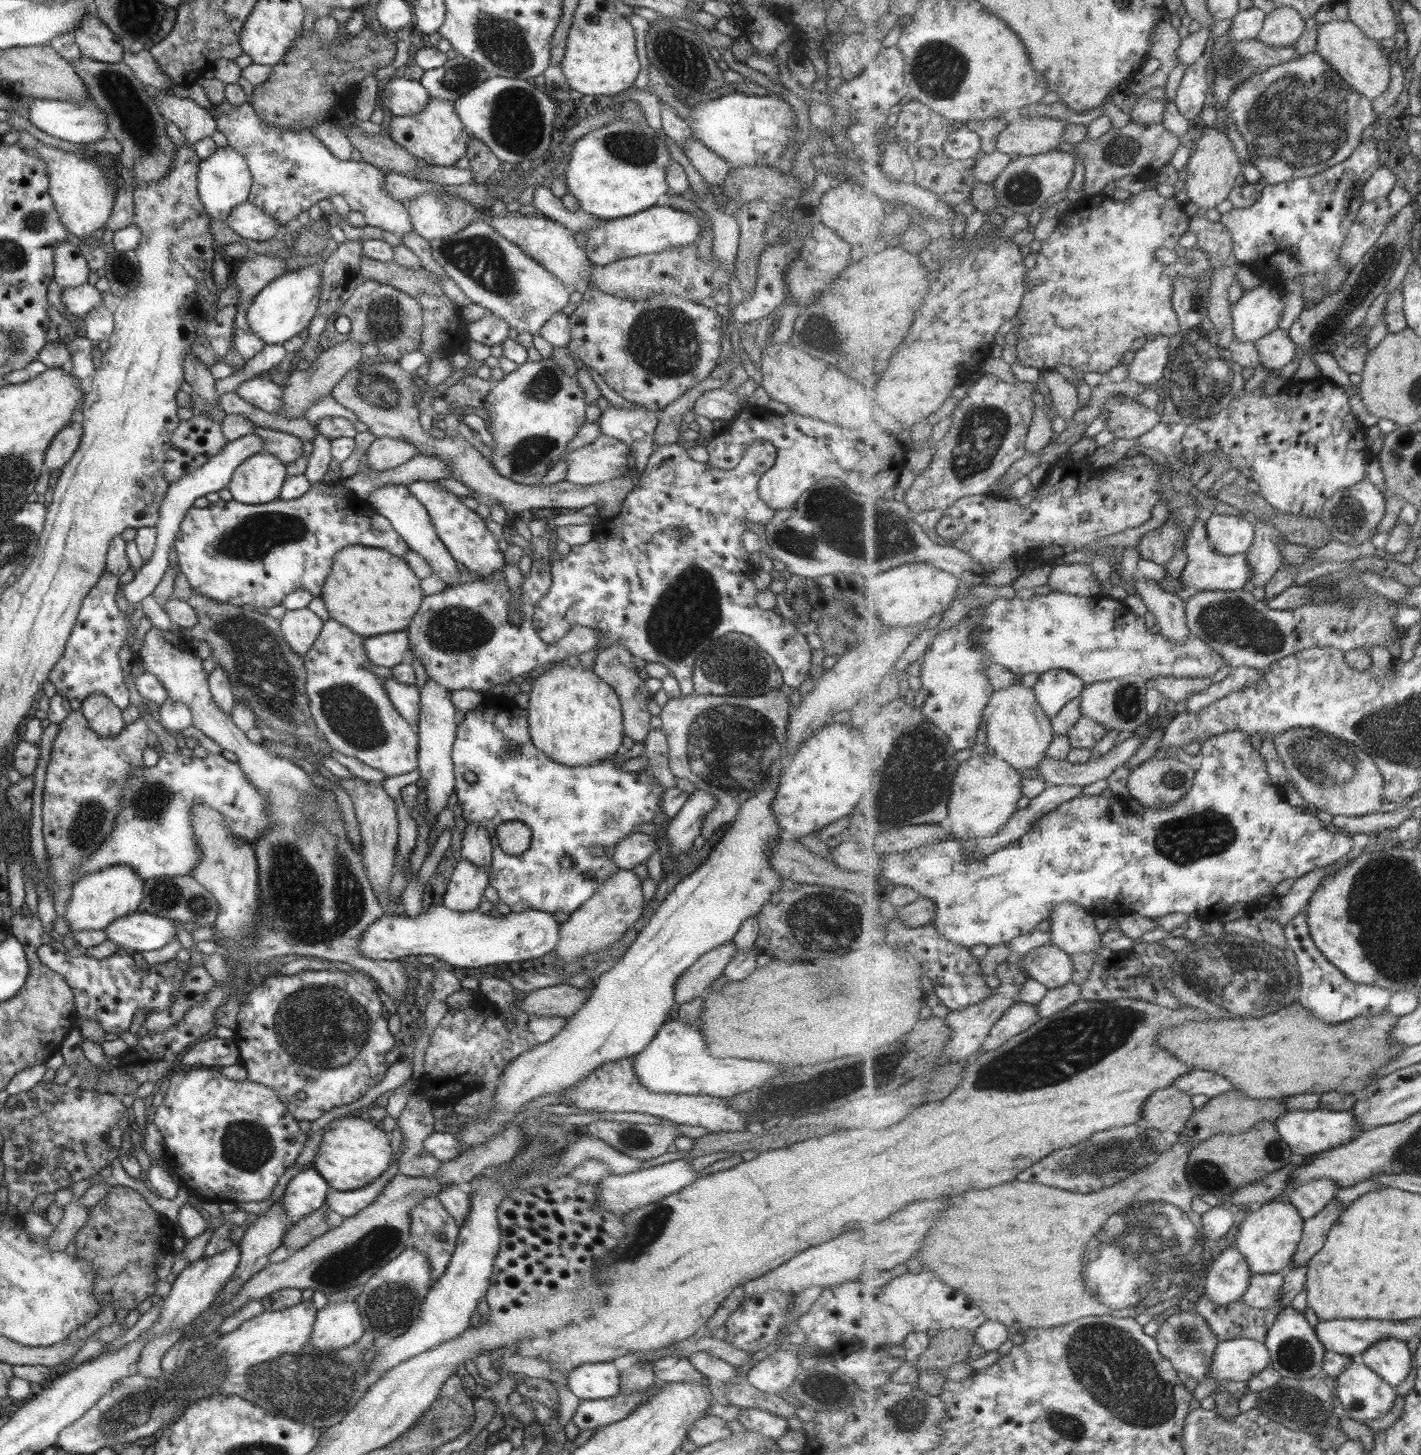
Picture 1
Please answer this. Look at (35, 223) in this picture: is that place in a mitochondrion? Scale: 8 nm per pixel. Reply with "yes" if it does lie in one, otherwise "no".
yes

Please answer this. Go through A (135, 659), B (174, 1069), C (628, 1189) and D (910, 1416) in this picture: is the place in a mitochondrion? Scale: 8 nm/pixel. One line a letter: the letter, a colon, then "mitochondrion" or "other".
A: other
B: other
C: other
D: mitochondrion

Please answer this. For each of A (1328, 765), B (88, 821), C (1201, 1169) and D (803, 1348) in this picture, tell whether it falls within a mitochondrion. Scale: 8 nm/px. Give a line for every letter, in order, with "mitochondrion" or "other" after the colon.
A: mitochondrion
B: mitochondrion
C: mitochondrion
D: other

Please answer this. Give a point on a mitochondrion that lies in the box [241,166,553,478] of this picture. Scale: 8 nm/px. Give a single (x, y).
(478, 258)

